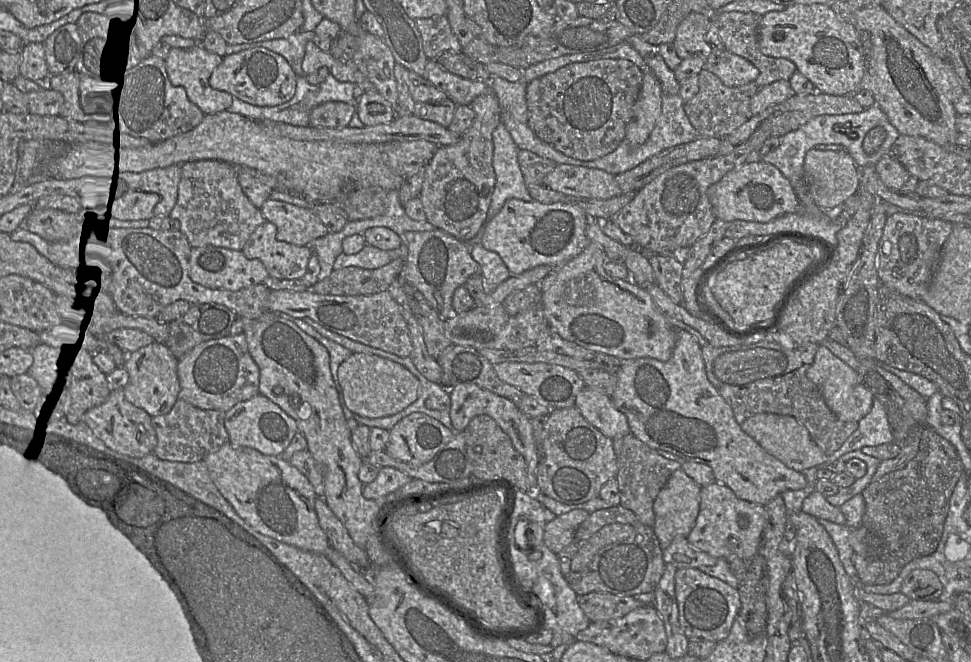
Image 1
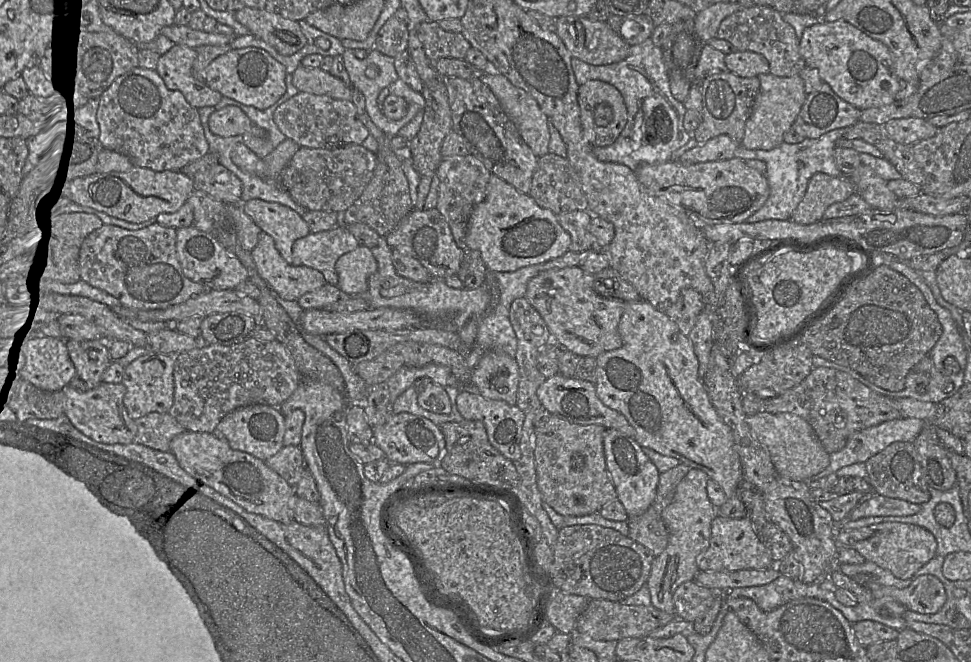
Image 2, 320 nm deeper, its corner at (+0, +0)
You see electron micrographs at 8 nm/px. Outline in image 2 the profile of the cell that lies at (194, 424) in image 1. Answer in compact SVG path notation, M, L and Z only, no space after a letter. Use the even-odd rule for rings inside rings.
M151 412L135 422L137 434L134 442L162 452L170 451L173 438L186 431L169 412Z

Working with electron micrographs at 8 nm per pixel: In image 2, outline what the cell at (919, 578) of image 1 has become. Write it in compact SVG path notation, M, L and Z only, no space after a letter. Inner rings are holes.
M933 575L919 576L904 589L880 585L876 581L863 586L869 589L874 599L892 599L907 610L921 614L938 612L947 600L943 584Z

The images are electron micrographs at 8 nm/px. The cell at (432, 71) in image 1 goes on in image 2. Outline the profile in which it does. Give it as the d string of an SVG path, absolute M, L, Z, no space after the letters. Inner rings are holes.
M443 78L451 110L452 130L461 137L470 154L480 160L491 173L519 192L529 194L539 158L524 142L489 86L479 78Z

